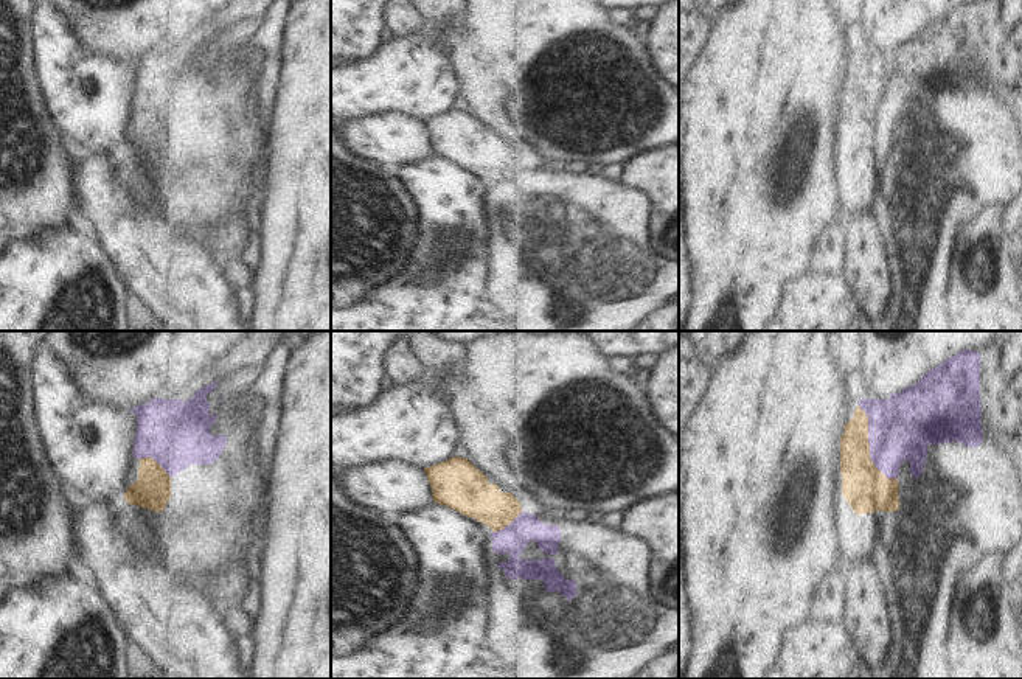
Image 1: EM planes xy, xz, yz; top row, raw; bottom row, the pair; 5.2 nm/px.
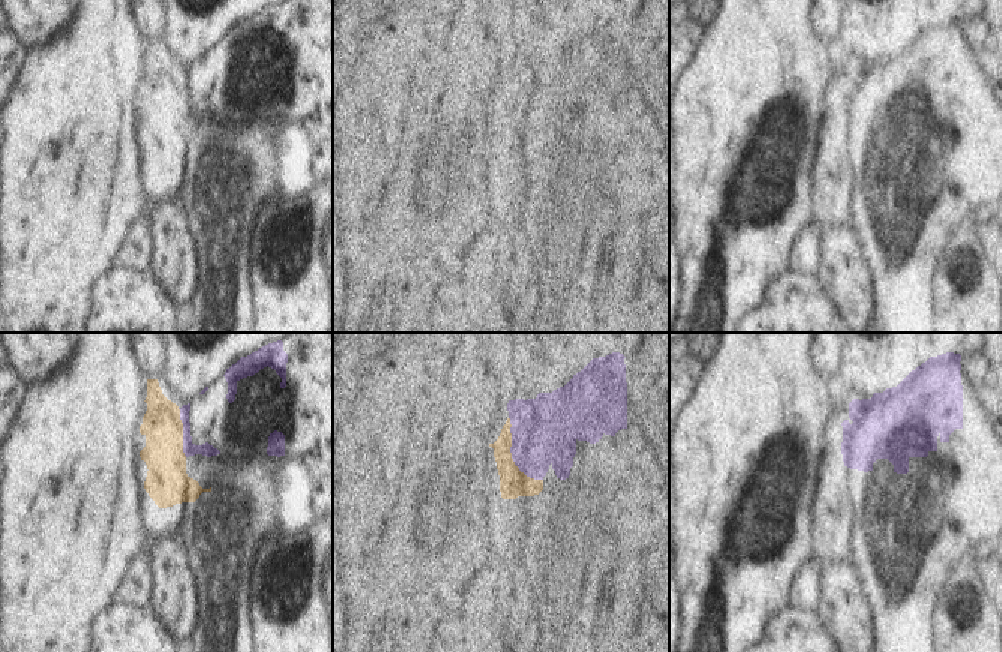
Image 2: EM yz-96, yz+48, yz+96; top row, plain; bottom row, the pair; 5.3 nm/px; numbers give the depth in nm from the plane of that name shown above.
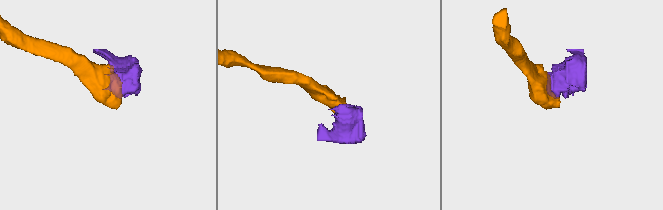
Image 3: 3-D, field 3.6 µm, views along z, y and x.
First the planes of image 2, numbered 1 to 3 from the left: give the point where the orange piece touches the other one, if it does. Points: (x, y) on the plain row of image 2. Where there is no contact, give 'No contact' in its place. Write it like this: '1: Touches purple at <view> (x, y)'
1: Touches purple at yz-96 (183, 96)
2: Touches purple at yz+48 (512, 119)
3: No contact

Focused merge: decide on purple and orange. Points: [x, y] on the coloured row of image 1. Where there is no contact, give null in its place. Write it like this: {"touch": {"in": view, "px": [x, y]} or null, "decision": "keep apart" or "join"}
{"touch": {"in": "yz", "px": [870, 446]}, "decision": "keep apart"}

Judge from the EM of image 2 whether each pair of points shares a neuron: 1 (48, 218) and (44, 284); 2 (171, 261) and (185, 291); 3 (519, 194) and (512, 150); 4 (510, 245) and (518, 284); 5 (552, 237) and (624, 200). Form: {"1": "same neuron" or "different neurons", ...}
{"1": "same neuron", "2": "same neuron", "3": "different neurons", "4": "same neuron", "5": "same neuron"}

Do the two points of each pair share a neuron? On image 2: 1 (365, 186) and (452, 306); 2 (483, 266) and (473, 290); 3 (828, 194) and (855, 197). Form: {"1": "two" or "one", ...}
{"1": "two", "2": "two", "3": "two"}

